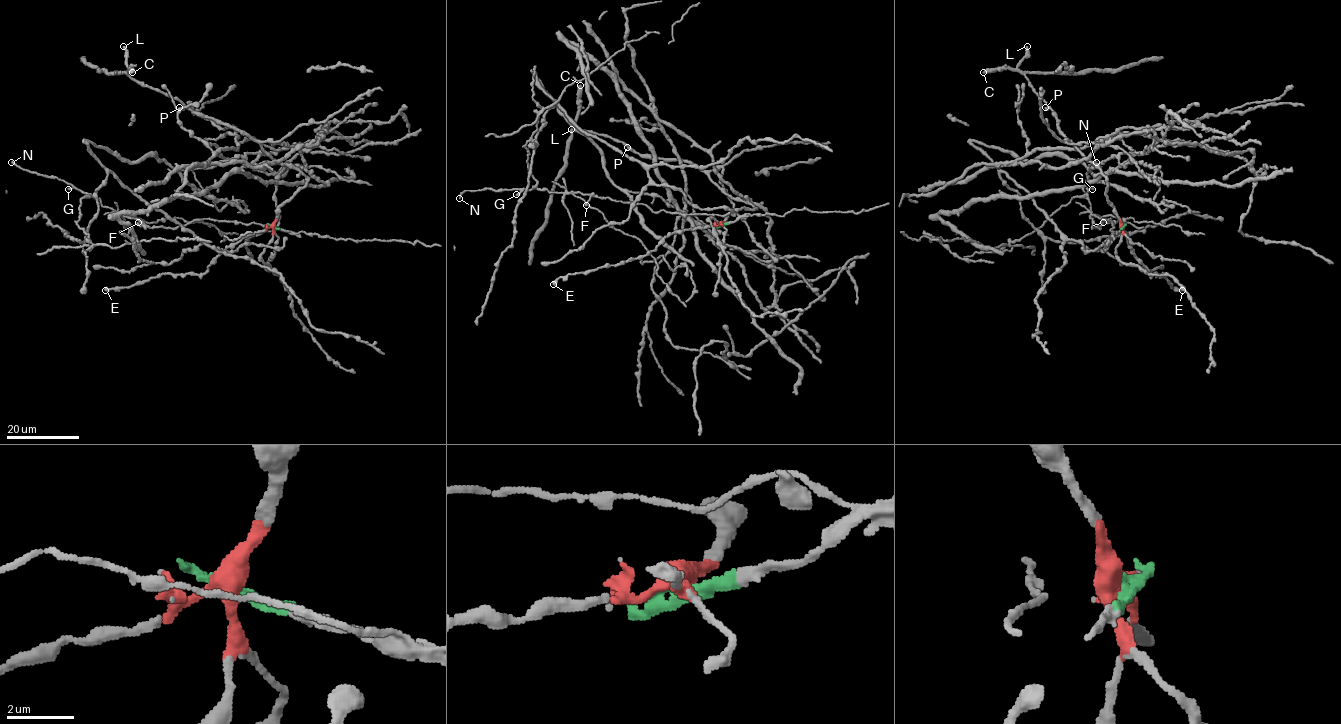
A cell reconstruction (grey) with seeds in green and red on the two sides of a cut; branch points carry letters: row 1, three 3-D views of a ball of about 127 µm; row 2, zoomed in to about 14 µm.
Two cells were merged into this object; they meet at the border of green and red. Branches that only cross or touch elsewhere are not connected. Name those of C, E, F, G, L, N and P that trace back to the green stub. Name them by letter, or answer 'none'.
F, G, N

